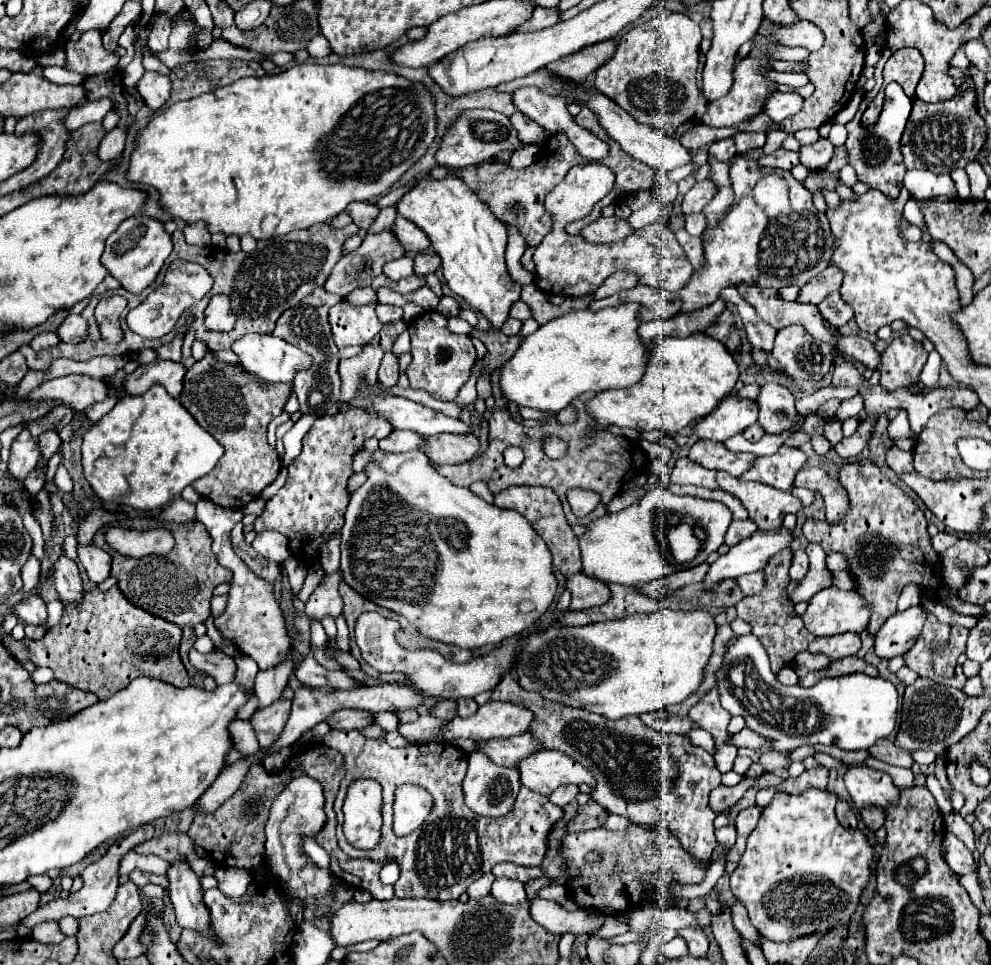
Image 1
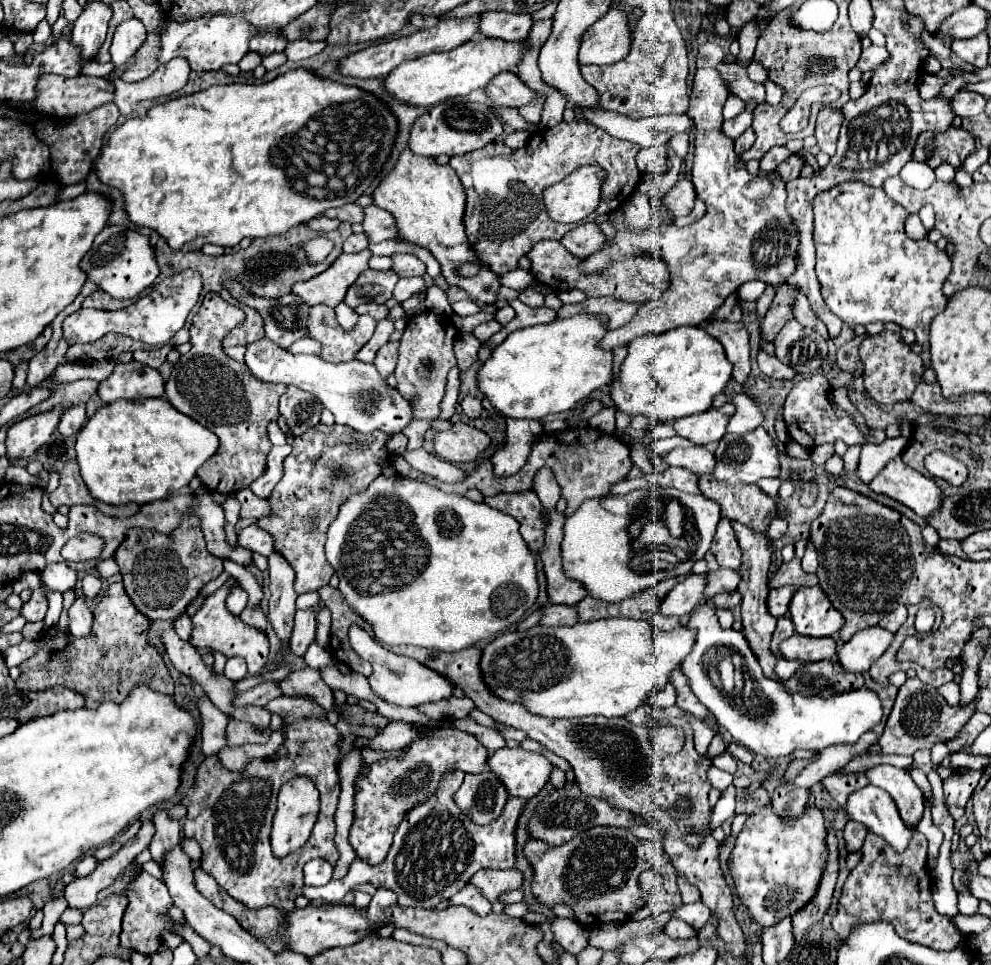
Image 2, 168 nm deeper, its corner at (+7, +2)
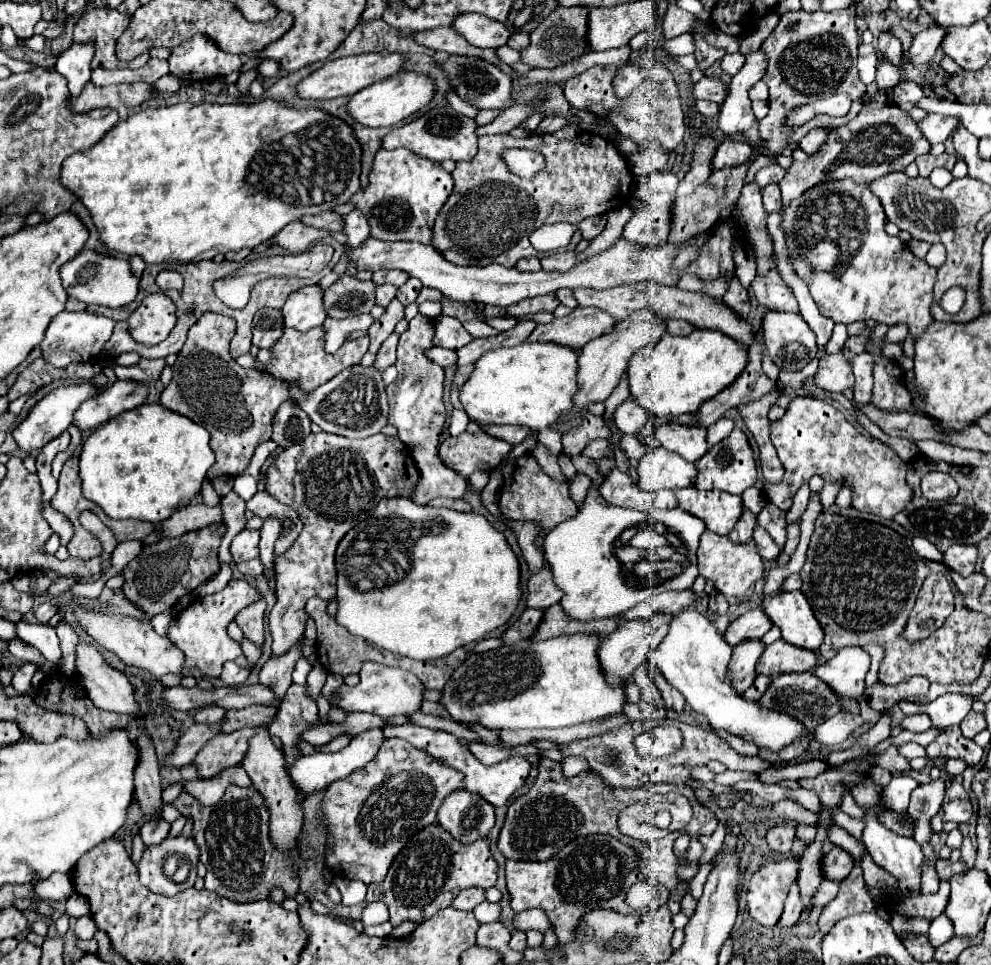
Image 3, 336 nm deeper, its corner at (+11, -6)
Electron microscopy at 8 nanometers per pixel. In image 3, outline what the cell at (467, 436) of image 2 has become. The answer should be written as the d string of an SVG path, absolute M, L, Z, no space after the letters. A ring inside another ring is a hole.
M469 422L463 436L447 436L443 440L439 458L447 468L469 478L475 470L493 470L509 450L507 442L487 436L479 426Z

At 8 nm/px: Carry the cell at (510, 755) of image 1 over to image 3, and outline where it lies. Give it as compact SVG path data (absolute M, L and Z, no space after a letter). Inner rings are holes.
M383 738L377 760L369 764L369 768L361 768L361 772L353 772L345 780L335 780L329 784L325 798L321 802L321 810L325 814L327 826L327 840L333 842L333 852L327 856L325 864L337 874L351 880L361 880L365 884L381 882L393 856L409 842L409 836L423 828L425 824L437 822L437 810L443 798L463 786L463 774L445 762L437 760L425 750L415 748L403 738Z

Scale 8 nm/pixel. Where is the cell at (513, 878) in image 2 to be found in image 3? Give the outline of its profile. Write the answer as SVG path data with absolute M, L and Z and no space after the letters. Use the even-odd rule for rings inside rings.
M465 888L457 894L457 898L453 900L453 906L461 908L461 910L473 910L477 904L485 902L485 890L483 888Z

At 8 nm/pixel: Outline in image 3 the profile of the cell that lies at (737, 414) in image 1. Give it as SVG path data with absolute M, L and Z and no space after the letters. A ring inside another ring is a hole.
M679 422L663 424L655 430L655 438L663 448L677 452L689 462L697 462L705 452L709 452L707 444L707 428L703 426L687 426Z

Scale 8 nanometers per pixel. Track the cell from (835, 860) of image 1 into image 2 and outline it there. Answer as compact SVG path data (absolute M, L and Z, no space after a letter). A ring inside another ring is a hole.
M771 804L747 818L729 862L741 902L763 928L801 910L815 896L825 866L827 846L823 812L819 808L809 808L799 820L789 822L779 818Z

